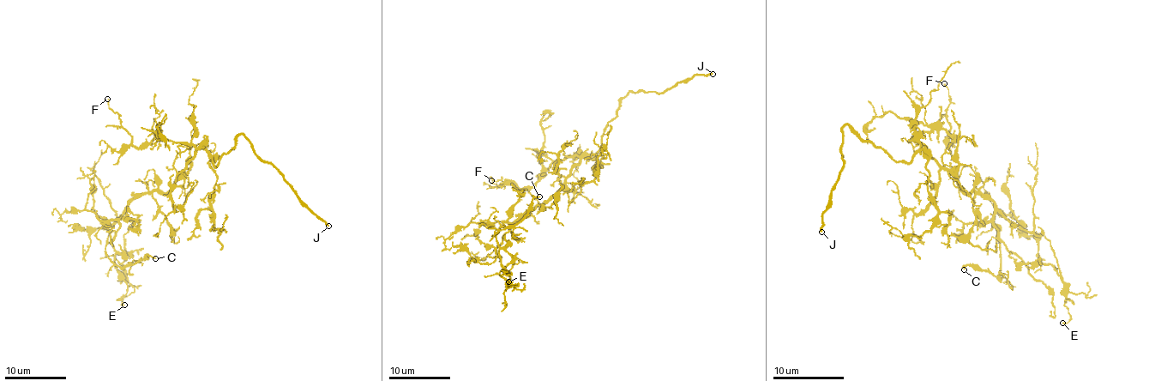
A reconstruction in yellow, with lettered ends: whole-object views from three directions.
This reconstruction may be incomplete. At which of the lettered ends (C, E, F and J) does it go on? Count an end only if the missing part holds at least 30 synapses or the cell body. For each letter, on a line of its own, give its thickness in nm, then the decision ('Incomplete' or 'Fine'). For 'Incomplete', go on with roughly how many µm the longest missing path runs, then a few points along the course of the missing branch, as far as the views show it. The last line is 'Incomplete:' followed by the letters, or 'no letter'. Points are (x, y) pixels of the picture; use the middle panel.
C: Thickness 140 nm. Fine
E: Thickness 100 nm. Fine
F: Thickness 110 nm. Fine
J: Thickness 200 nm. Incomplete. Missing length about 90 µm
Incomplete: J

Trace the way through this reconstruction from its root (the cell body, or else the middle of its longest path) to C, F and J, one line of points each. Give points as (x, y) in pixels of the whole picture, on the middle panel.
C: (570, 172), (555, 194), (514, 223), (497, 221), (490, 227), (514, 226), (526, 214), (532, 200), (539, 196)
F: (570, 172), (579, 161), (576, 155), (556, 160), (533, 186), (519, 188), (508, 181), (496, 184), (491, 180)
J: (570, 172), (582, 159), (592, 159), (600, 149), (600, 136), (628, 92), (664, 92), (696, 75), (712, 74)

